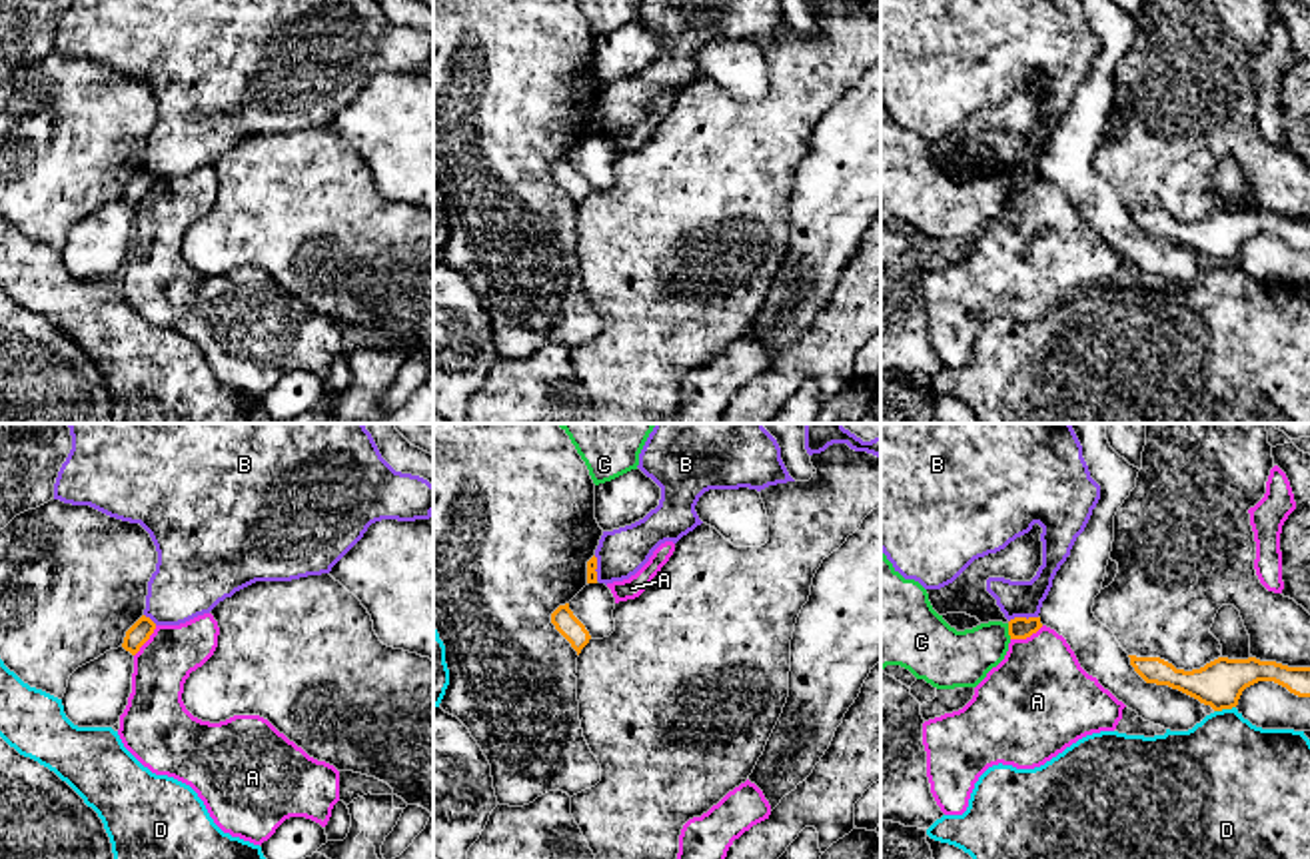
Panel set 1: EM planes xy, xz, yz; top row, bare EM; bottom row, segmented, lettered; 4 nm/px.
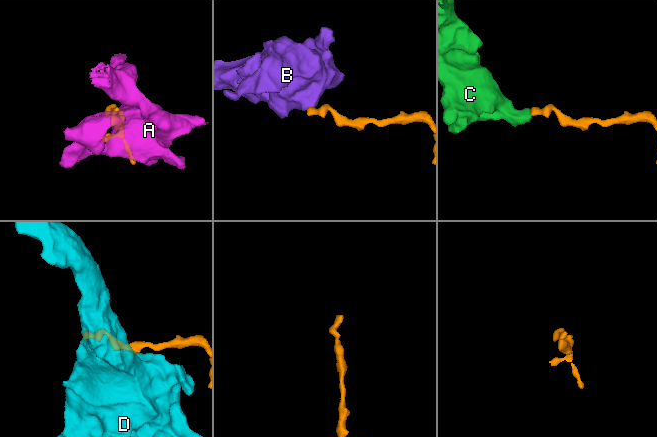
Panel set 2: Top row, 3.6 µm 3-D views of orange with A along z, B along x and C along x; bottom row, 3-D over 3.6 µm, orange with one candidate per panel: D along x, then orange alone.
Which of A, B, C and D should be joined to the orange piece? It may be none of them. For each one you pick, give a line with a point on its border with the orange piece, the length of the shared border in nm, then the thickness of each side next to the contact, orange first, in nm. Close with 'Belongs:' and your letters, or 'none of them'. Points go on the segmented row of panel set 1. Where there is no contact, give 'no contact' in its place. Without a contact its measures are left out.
Belongs: none of them

